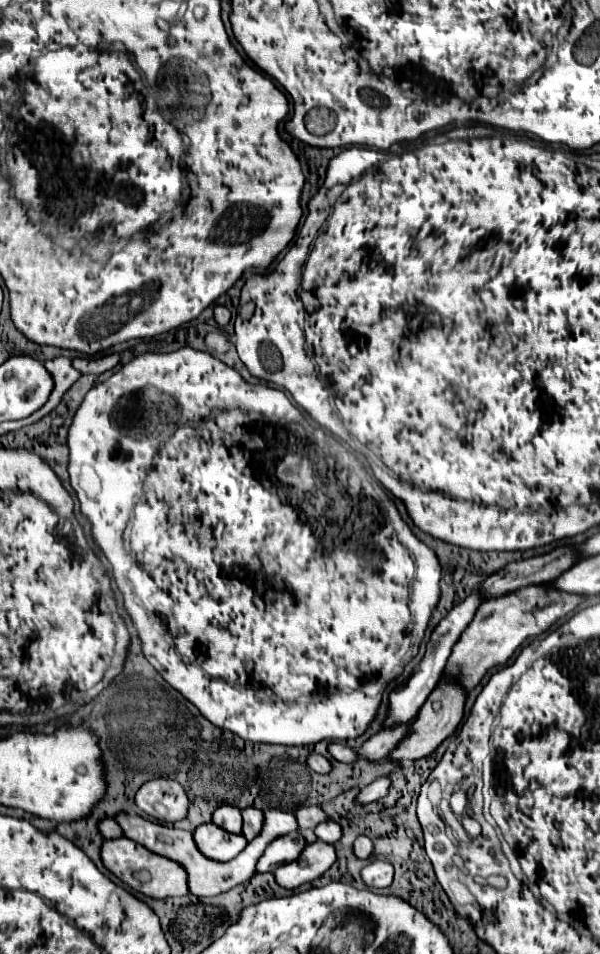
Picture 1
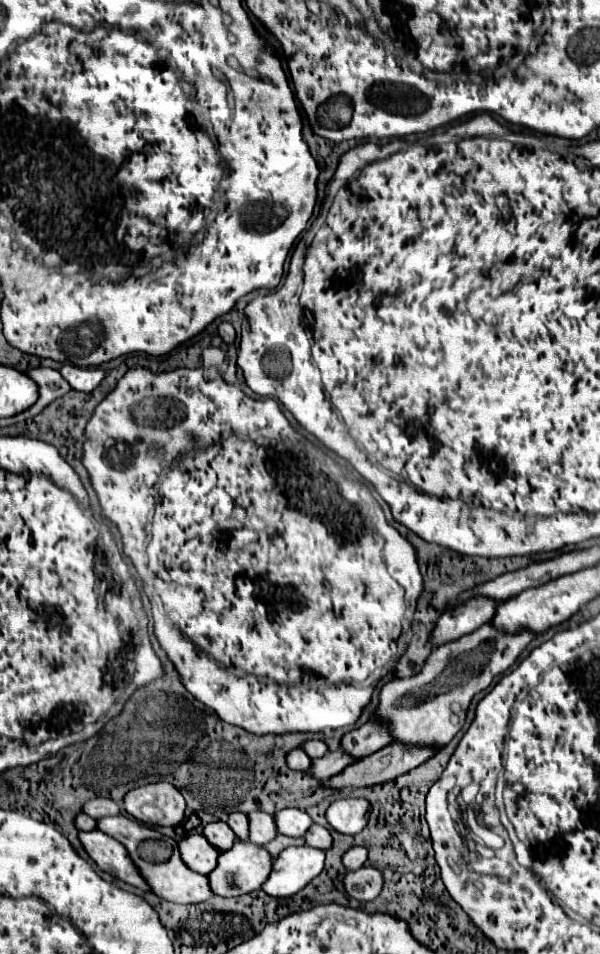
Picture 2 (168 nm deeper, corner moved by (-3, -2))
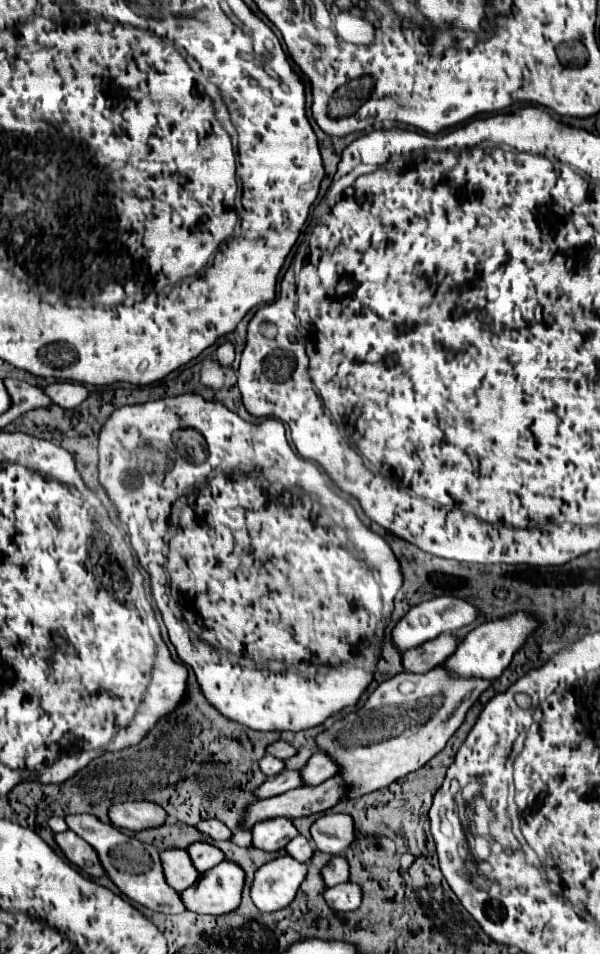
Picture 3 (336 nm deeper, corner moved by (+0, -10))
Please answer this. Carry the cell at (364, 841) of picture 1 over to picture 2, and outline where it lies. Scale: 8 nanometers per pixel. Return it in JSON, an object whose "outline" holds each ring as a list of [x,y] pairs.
{"outline":[[[352,847],[344,853],[342,857],[342,865],[348,869],[348,871],[356,871],[360,869],[368,859],[368,851],[364,847]]]}

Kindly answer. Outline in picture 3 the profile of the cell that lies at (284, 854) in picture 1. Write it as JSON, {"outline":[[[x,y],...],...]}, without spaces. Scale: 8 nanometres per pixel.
{"outline":[[[225,859],[211,871],[203,873],[189,889],[181,891],[181,899],[189,911],[223,915],[239,907],[245,887],[245,871],[239,863]]]}

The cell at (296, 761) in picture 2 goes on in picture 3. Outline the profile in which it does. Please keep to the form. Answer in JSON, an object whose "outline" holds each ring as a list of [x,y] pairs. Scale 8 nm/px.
{"outline":[[[265,755],[265,757],[261,759],[259,767],[261,767],[261,771],[263,771],[267,777],[275,777],[275,775],[279,775],[279,771],[283,771],[285,761],[275,759],[273,755]]]}

